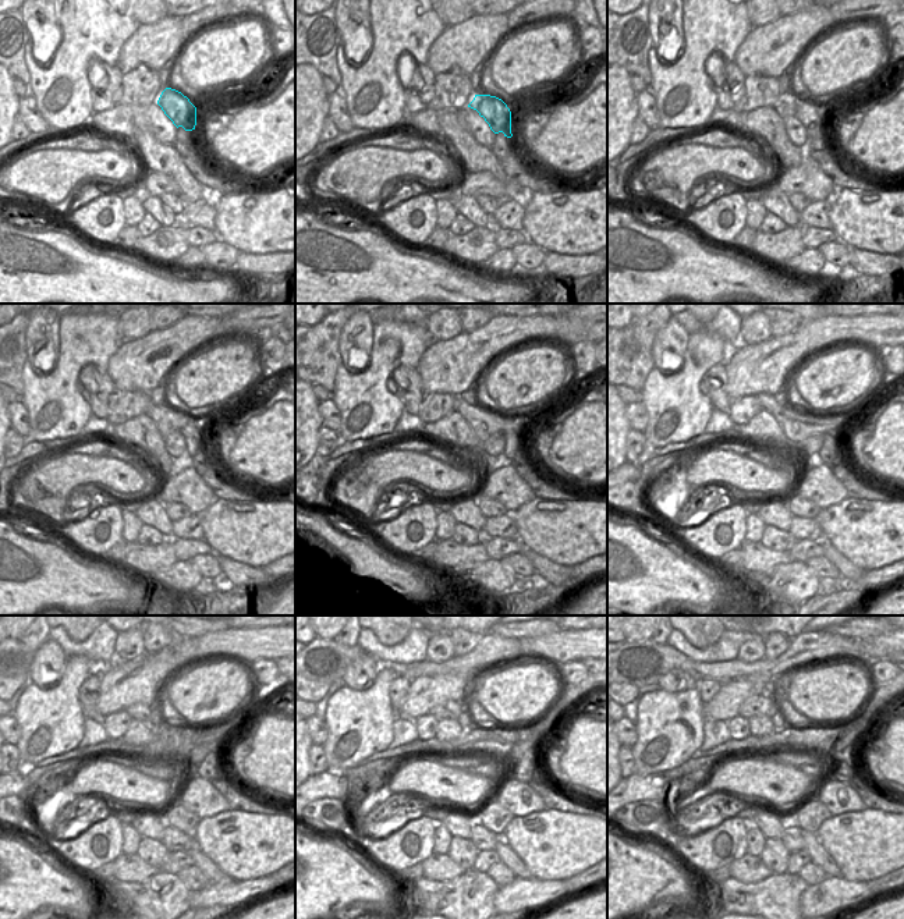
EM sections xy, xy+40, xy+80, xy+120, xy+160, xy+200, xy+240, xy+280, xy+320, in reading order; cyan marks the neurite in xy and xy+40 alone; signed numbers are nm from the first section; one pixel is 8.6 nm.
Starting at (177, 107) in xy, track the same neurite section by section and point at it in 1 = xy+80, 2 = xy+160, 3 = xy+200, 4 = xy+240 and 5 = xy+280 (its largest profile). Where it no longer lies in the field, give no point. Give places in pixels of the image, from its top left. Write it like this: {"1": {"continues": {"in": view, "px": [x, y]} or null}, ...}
{"1": {"continues": {"in": "xy+80", "px": [812, 116]}}, "2": {"continues": {"in": "xy+160", "px": [516, 450]}}, "3": {"continues": {"in": "xy+200", "px": [830, 454]}}, "4": {"continues": {"in": "xy+240", "px": [212, 766]}}, "5": {"continues": {"in": "xy+280", "px": [524, 769]}}}

